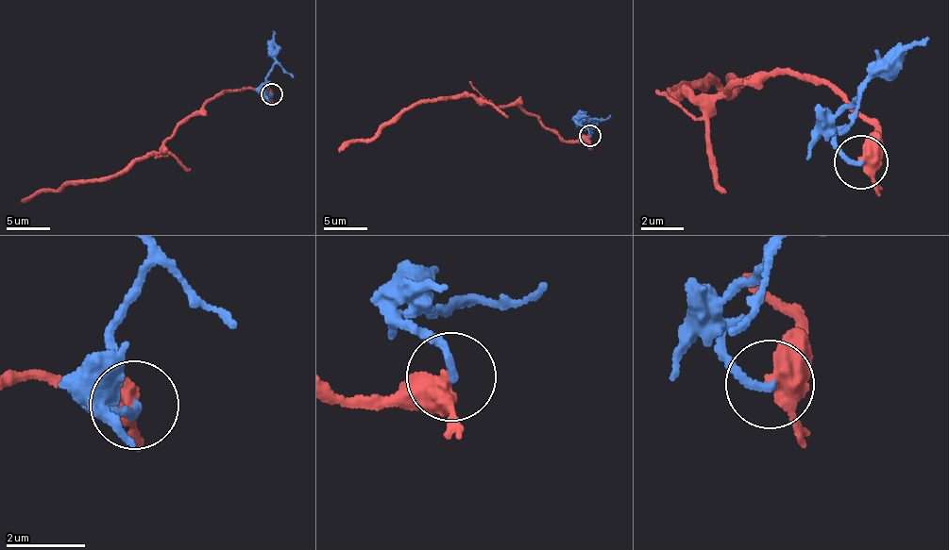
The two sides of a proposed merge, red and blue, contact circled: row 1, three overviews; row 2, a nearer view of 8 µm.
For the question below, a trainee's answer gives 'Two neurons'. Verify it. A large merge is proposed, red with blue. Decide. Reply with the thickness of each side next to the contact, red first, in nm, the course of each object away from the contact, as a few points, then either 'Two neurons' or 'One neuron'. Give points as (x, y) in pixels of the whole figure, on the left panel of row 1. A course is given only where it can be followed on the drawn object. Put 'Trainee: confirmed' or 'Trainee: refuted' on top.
Trainee: confirmed
Thickness 480 nm (red) against 200 nm. Course of red: (271, 93), (245, 89), (215, 94), (150, 155), (137, 157), (118, 173), (55, 191), (37, 191), (22, 202). Course of blue: (271, 93), (271, 96), (267, 93), (266, 75), (275, 61), (272, 32). Two neurons

